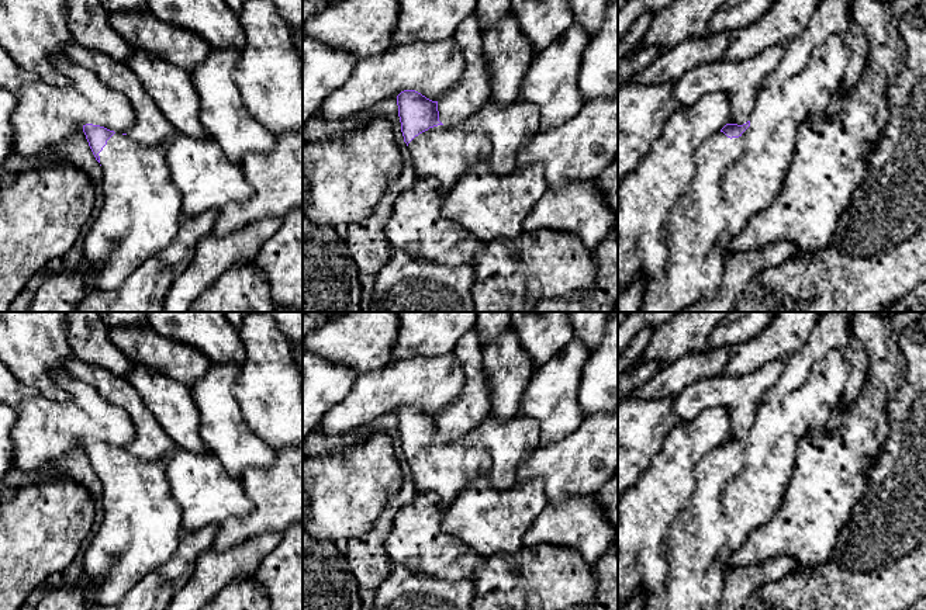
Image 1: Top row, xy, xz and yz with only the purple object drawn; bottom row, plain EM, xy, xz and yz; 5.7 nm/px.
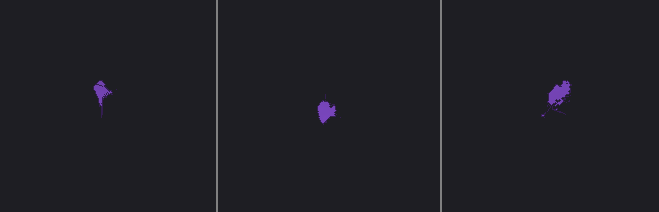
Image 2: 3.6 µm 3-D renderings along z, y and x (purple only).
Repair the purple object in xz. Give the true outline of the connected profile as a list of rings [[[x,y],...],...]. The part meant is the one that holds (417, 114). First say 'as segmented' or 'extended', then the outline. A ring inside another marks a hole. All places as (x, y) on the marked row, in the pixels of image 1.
extended; [[[404,90],[397,96],[397,105],[404,142],[418,179],[436,179],[450,190],[460,177],[490,157],[488,138],[463,125],[443,125],[438,101],[415,90]]]

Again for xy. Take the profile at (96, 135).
extended; [[[86,124],[83,132],[89,146],[103,169],[103,207],[94,215],[84,238],[83,261],[87,263],[86,281],[94,290],[115,290],[146,259],[165,249],[180,228],[183,197],[175,186],[166,160],[166,146],[145,146],[131,141],[127,134],[115,134],[100,125]]]

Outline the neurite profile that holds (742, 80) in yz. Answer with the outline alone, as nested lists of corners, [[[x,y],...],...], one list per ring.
[[[777,44],[750,59],[719,59],[699,65],[674,84],[673,94],[681,107],[691,107],[706,94],[723,91],[730,100],[728,124],[743,125],[749,121],[764,79],[777,69],[785,51],[787,44]]]

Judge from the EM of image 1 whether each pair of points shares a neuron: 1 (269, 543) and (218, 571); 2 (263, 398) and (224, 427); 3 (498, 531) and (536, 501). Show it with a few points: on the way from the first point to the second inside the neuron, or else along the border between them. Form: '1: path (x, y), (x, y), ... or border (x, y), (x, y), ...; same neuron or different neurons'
1: path (256, 550), (241, 562), (231, 565); same neuron
2: border (235, 381), (235, 401), (242, 418), (262, 440); different neurons
3: path (507, 522), (527, 502); same neuron

